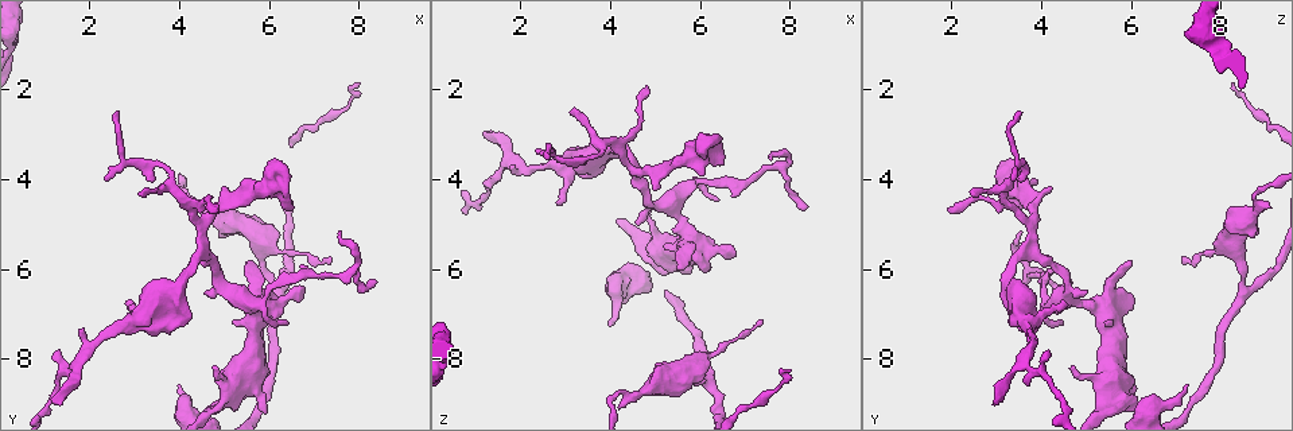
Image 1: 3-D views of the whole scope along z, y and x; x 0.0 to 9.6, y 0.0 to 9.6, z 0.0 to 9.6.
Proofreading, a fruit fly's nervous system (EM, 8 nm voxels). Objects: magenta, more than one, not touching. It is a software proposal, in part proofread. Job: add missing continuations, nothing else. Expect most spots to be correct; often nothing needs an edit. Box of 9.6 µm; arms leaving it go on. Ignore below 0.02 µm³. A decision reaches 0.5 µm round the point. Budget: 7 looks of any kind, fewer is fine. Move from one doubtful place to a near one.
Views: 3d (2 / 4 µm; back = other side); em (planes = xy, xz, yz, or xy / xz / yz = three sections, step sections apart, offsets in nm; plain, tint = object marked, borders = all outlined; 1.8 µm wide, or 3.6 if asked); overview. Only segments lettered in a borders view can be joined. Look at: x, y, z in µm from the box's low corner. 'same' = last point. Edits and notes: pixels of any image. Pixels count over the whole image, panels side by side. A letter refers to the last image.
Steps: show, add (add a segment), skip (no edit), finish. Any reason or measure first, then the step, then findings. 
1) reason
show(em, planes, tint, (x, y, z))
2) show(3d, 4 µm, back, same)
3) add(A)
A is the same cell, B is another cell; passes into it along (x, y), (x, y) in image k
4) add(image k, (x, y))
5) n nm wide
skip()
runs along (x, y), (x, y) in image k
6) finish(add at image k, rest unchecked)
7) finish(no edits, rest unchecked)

tapers out
show(3d, 2 µm, (7.40, 5.70, 7.10))

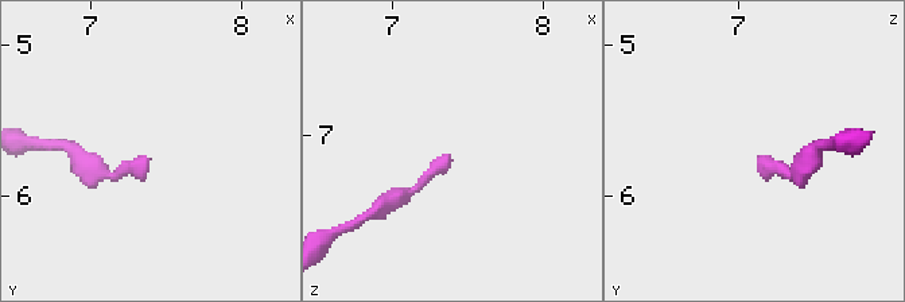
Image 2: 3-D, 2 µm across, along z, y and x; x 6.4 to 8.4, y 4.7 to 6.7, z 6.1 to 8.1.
need the tissue
show(em, yz, step 4, borders, (7.36, 5.74, 7.14))

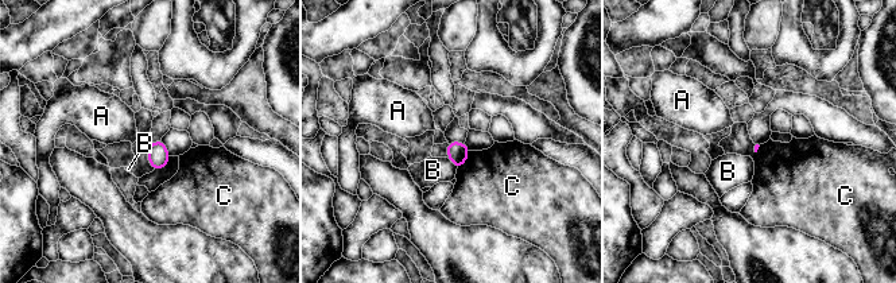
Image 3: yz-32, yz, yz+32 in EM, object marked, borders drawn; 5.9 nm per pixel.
skip()
A, B and C are other cells; border along (469, 151), (465, 161), (457, 169) in image 3; none of them fits

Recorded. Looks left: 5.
free end
show(em, xy, step 8, tint, (4.00, 8.50, 7.20))

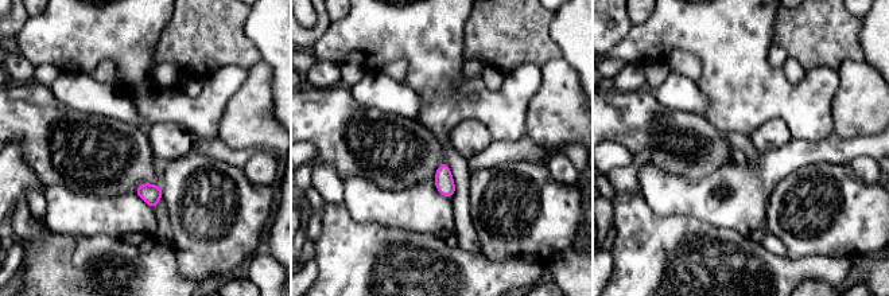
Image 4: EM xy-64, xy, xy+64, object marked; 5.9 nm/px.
show(em, planes, borders, same)

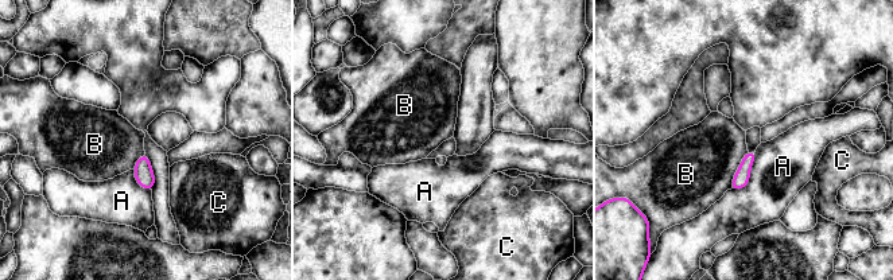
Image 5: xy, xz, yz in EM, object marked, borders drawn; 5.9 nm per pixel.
skip()
A, B and C are other cells; no lettered segment goes on from it

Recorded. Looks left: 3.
branch stops here
show(em, planes, tint, (1.40, 9.00, 2.95))

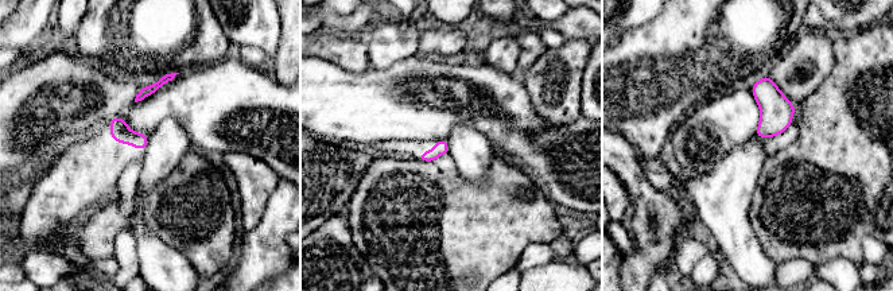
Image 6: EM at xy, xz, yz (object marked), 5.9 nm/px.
what lies round it
show(em, planes, borders, same)

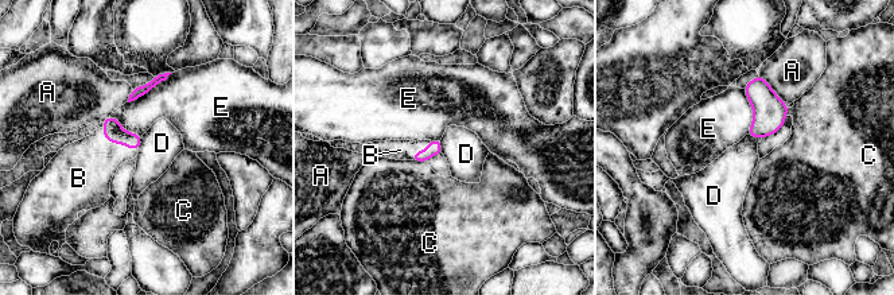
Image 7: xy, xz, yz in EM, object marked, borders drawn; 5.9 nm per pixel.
E touches over 320 nm
add(B)
B is the same cell, A, C, D and E are other cells; passes into it along (113, 131), (115, 142), (84, 170) in image 7; it goes on there

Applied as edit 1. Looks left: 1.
finish(add at image 7, rest unchecked)

